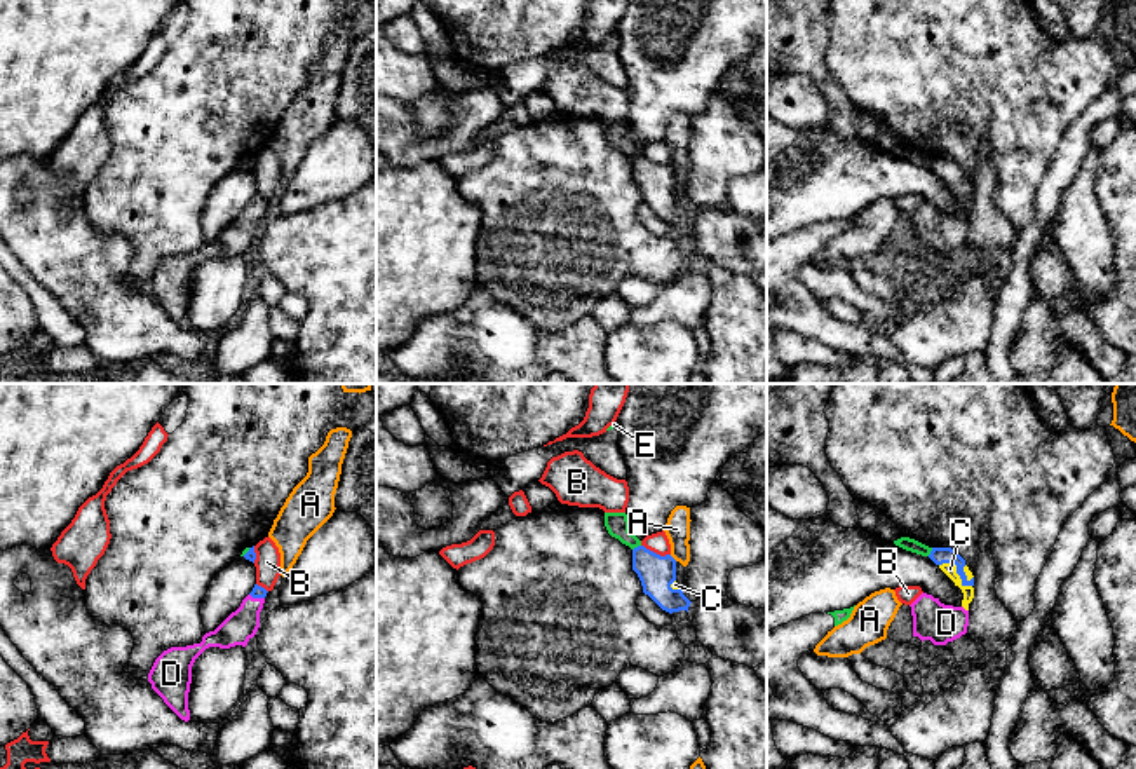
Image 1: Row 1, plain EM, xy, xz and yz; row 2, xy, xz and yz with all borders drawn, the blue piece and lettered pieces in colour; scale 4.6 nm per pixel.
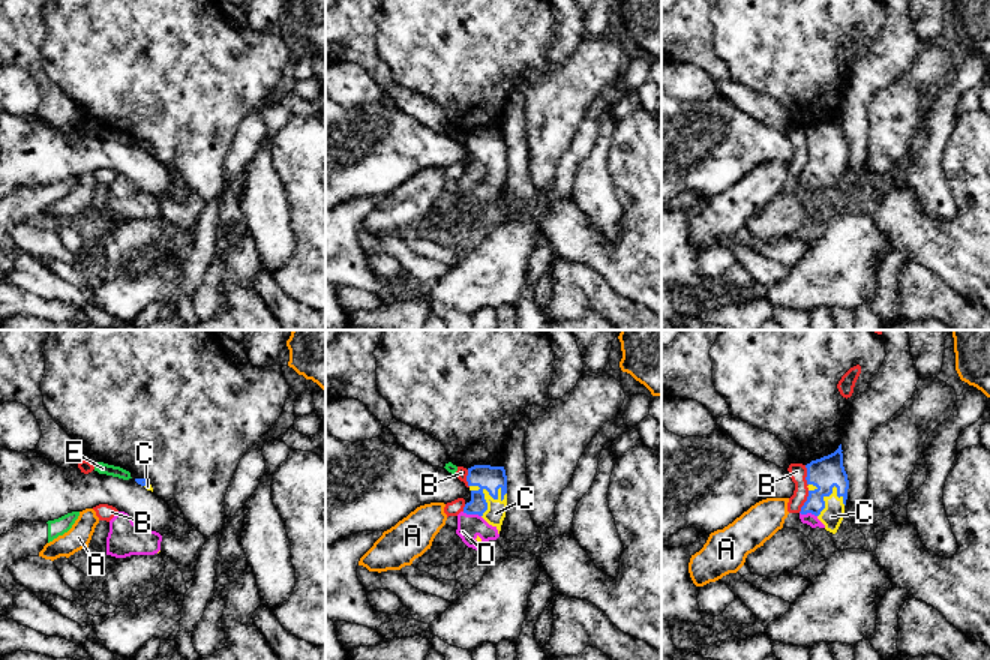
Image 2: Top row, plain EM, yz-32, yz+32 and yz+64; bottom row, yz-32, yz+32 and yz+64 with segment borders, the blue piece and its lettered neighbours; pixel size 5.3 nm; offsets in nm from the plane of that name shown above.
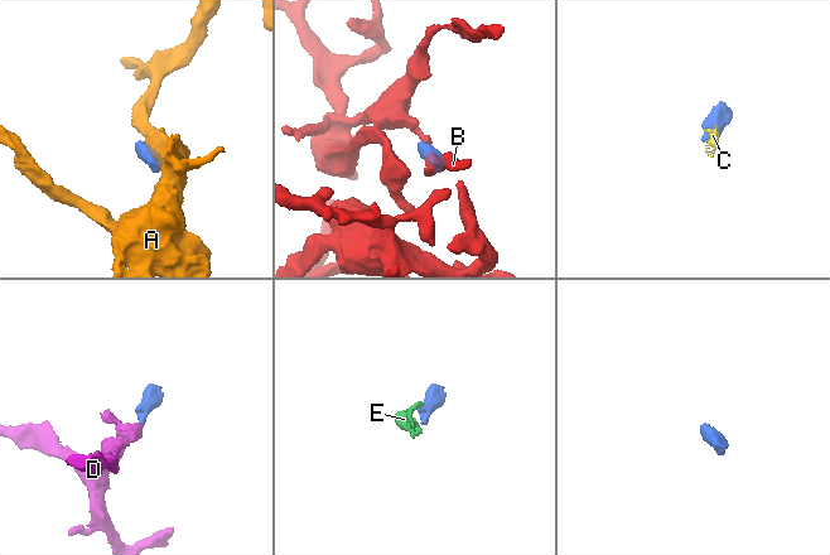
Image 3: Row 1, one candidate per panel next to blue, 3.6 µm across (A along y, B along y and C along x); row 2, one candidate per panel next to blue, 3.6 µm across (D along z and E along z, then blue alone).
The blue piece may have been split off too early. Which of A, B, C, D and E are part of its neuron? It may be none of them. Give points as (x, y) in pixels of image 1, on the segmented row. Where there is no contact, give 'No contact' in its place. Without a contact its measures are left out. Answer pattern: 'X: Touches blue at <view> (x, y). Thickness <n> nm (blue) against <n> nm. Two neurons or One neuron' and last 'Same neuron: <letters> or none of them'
A: Touches blue at xz (671, 557). Thickness 160 nm (blue) against 120 nm. Two neurons
B: Touches blue at xz (655, 553). Thickness 160 nm (blue) against 90 nm. Two neurons
C: Touches blue at yz (957, 571). Thickness 80 nm (blue) against 60 nm. One neuron
D: Touches blue at xy (256, 597). Thickness 60 nm (blue) against 150 nm. One neuron
E: Touches blue at xz (638, 546). Thickness 160 nm (blue) against 110 nm. Two neurons
Same neuron: C, D

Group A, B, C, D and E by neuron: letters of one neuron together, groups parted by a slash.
A / B / C D / E

